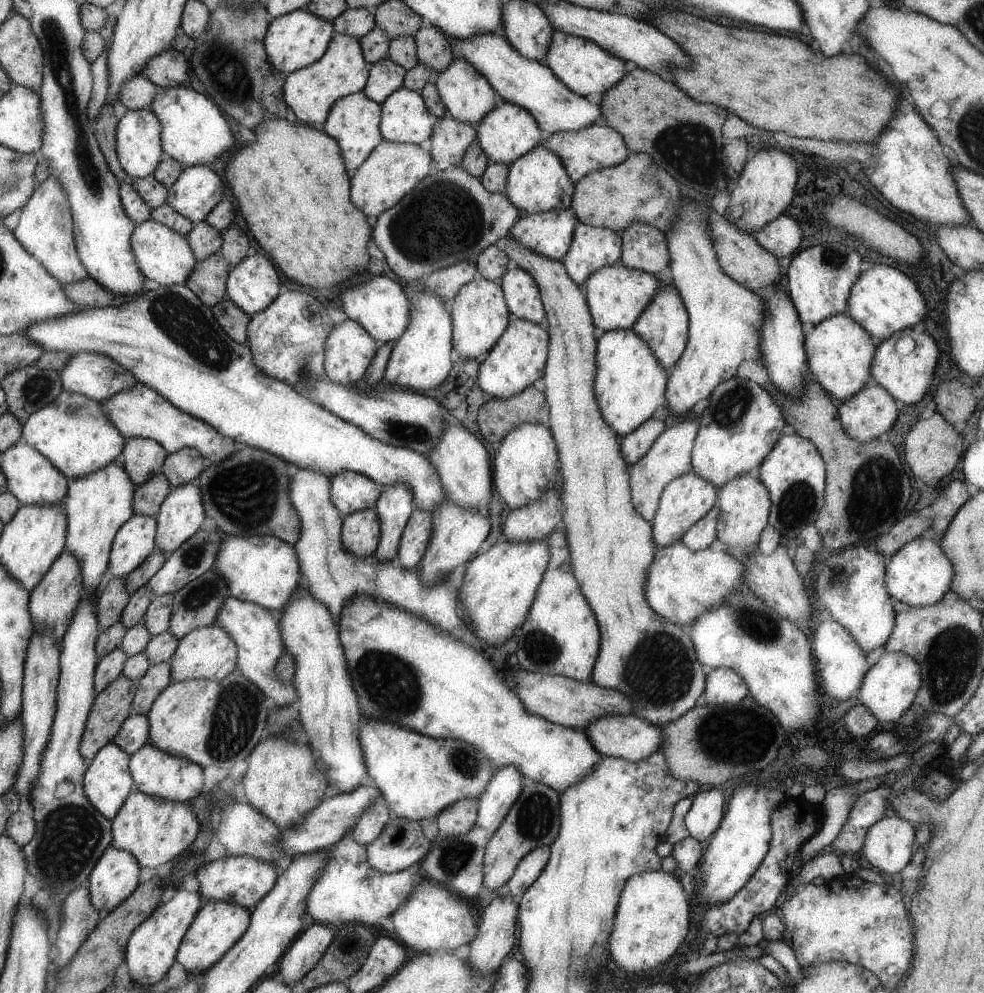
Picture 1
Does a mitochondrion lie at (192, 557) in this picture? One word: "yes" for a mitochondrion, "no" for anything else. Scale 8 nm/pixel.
yes

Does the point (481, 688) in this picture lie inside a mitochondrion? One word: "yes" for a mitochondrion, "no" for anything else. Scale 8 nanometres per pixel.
no

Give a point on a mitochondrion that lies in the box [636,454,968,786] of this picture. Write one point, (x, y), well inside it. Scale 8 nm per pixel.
(797, 506)

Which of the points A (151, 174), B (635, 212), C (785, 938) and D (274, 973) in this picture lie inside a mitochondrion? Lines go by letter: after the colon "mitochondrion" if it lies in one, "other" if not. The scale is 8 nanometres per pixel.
A: other
B: other
C: other
D: other

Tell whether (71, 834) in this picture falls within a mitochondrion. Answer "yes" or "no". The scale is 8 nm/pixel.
yes

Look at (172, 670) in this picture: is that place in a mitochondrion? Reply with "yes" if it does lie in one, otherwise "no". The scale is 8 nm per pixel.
no

